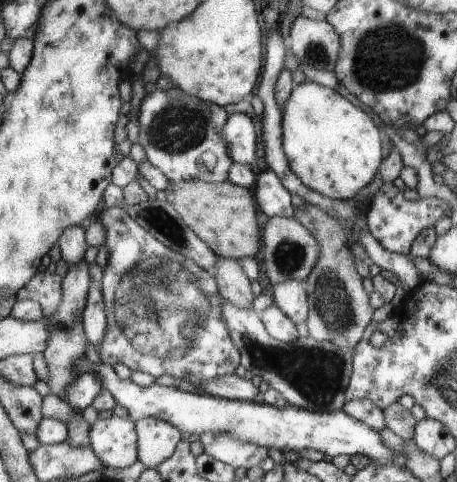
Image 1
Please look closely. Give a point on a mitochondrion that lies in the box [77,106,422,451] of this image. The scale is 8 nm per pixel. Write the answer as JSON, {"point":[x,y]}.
{"point":[162,308]}

